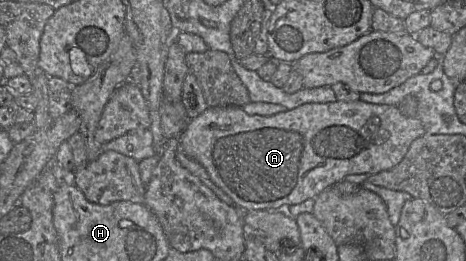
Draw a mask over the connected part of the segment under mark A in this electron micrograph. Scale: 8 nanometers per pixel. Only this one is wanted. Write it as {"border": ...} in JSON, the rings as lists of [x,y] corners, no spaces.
{"border":[[[340,101],[330,103],[308,103],[300,105],[292,110],[287,110],[271,116],[248,115],[241,107],[211,107],[190,120],[187,128],[179,137],[180,149],[191,159],[201,164],[214,183],[219,186],[234,201],[236,207],[242,211],[255,210],[280,210],[283,206],[290,206],[315,198],[325,189],[332,187],[337,182],[345,180],[345,177],[353,174],[376,174],[395,167],[404,158],[410,144],[418,137],[426,133],[421,121],[416,117],[403,115],[397,106],[385,104],[372,104],[362,101]]]}

